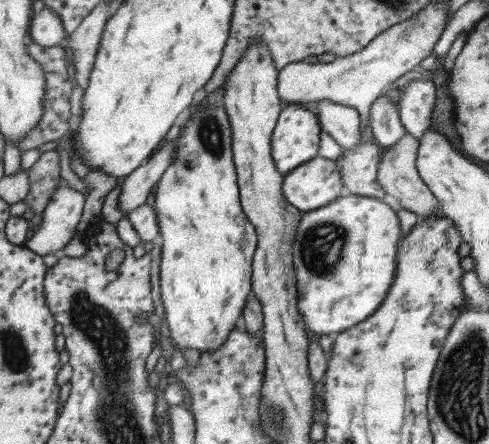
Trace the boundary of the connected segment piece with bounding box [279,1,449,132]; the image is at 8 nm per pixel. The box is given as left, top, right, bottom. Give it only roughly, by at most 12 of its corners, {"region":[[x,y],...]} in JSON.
{"region":[[448,2],[330,62],[292,62],[279,96],[359,112],[429,58]]}

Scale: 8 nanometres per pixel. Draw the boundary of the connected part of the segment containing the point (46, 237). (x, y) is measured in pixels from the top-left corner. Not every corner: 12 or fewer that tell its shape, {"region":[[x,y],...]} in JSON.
{"region":[[58,187],[25,246],[61,253],[78,231],[86,200]]}

